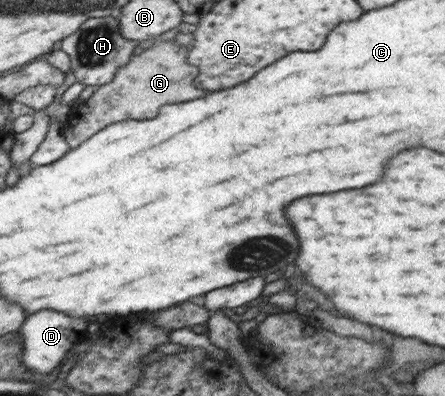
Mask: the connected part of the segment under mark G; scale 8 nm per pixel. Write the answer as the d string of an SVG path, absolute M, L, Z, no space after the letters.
M156 40L142 53L132 55L130 60L117 70L112 81L99 86L87 101L71 110L70 118L63 127L63 135L70 148L78 148L78 145L93 134L114 122L132 118L154 118L164 104L200 98L204 92L196 84L200 71L189 62L188 49L189 46L180 45L176 40Z

